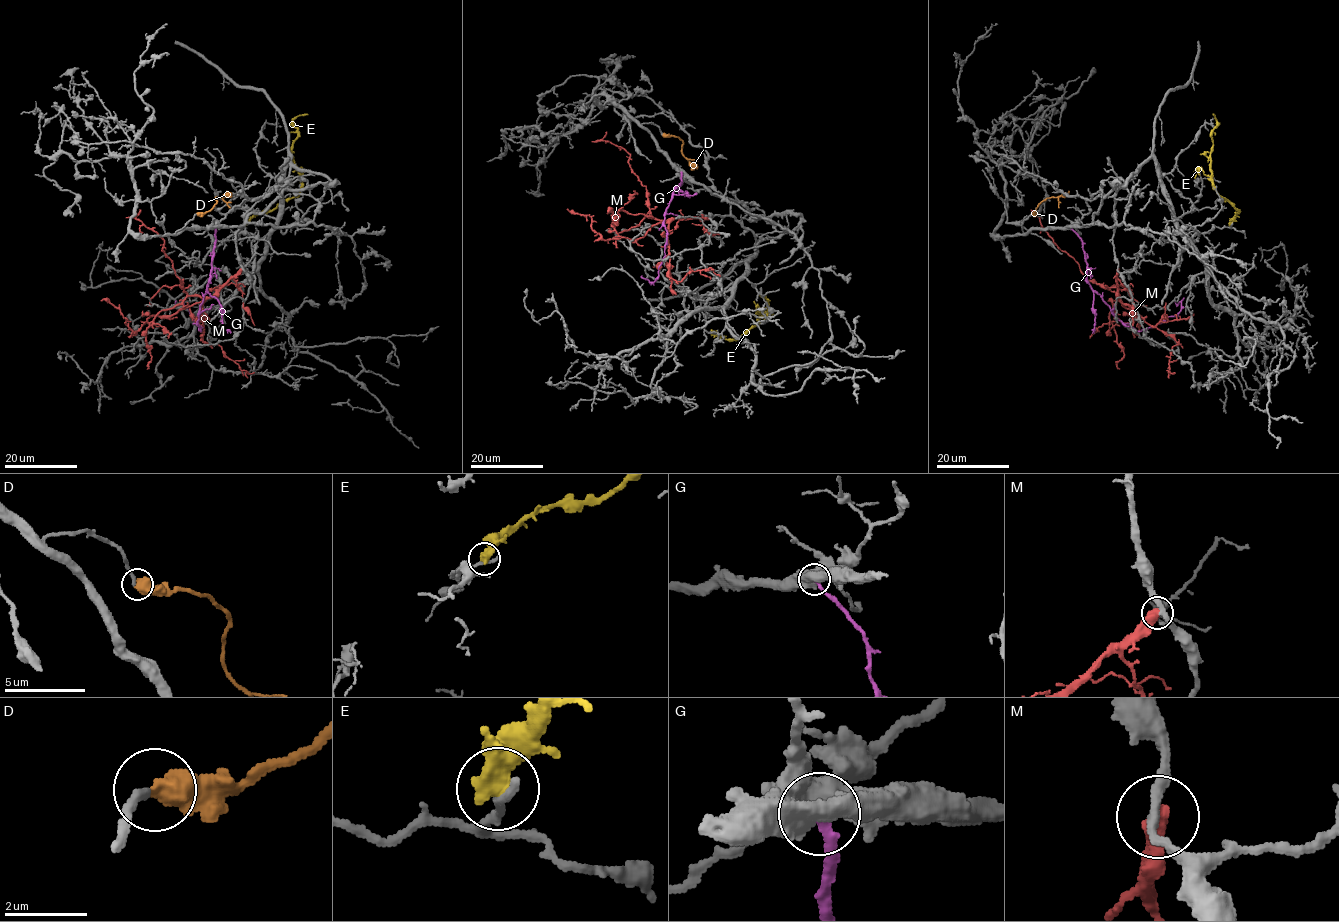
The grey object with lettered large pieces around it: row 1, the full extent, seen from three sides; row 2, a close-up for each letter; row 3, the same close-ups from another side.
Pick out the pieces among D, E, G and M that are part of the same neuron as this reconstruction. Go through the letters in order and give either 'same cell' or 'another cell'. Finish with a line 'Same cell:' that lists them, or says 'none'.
D: same cell
E: another cell
G: another cell
M: another cell
Same cell: D

